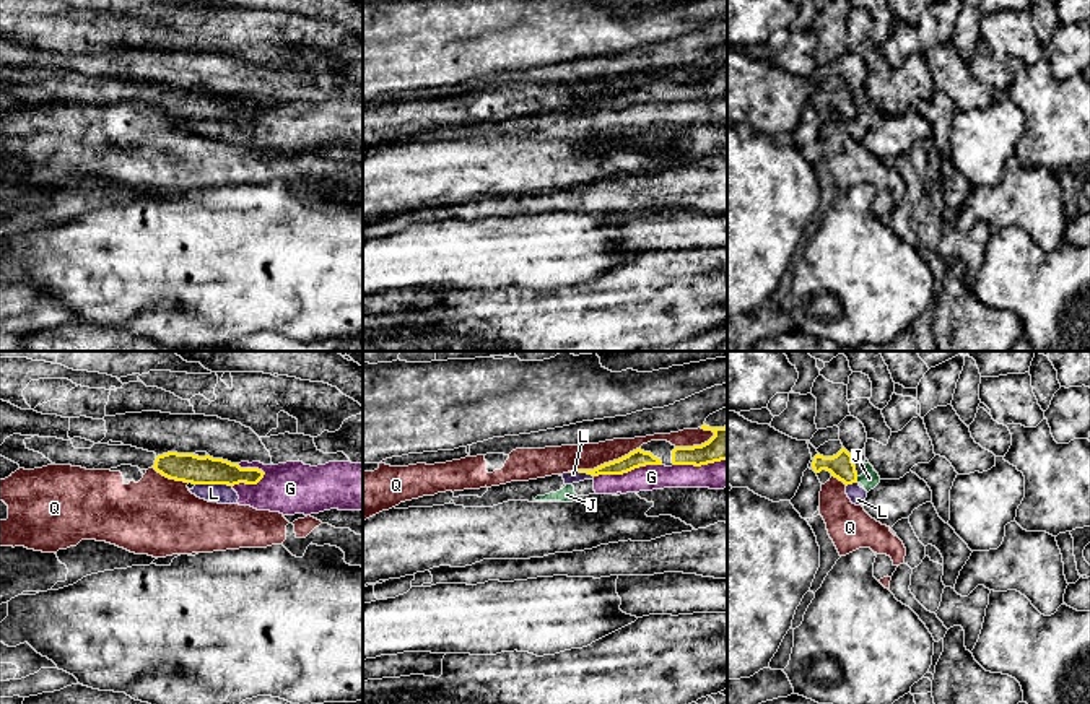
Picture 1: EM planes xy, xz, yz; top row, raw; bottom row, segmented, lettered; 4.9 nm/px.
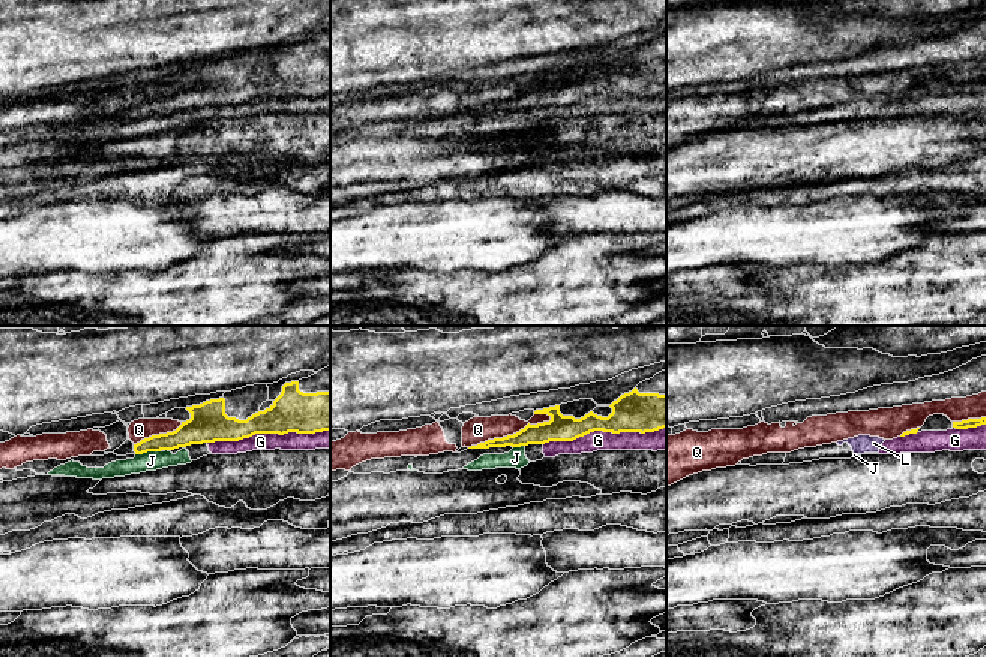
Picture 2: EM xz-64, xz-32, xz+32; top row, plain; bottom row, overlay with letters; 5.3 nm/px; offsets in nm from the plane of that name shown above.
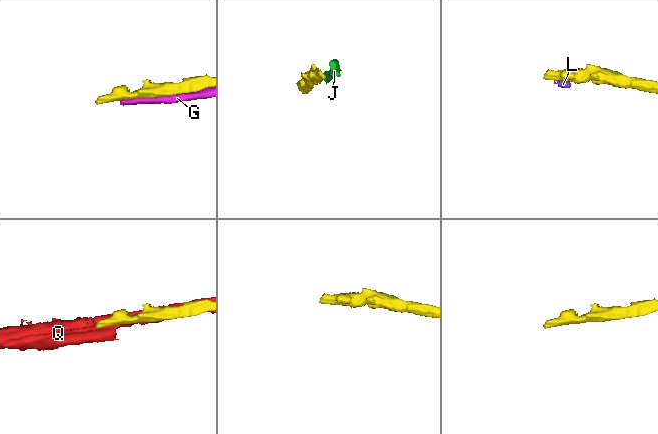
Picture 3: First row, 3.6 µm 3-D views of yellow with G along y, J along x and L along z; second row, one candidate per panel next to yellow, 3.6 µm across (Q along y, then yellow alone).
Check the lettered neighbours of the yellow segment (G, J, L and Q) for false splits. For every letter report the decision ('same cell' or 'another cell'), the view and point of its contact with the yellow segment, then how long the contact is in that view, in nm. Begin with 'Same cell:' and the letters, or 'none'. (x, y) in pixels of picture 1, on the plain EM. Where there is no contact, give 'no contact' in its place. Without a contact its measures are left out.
Same cell: none
G: another cell; contact xz (627, 108); length 340 nm
J: another cell; contact yz (856, 116); length 30 nm
L: another cell; contact xy (213, 119); length 180 nm
Q: another cell; contact xz (604, 99); length 380 nm

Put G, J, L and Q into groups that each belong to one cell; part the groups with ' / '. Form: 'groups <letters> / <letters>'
groups G J L / Q

